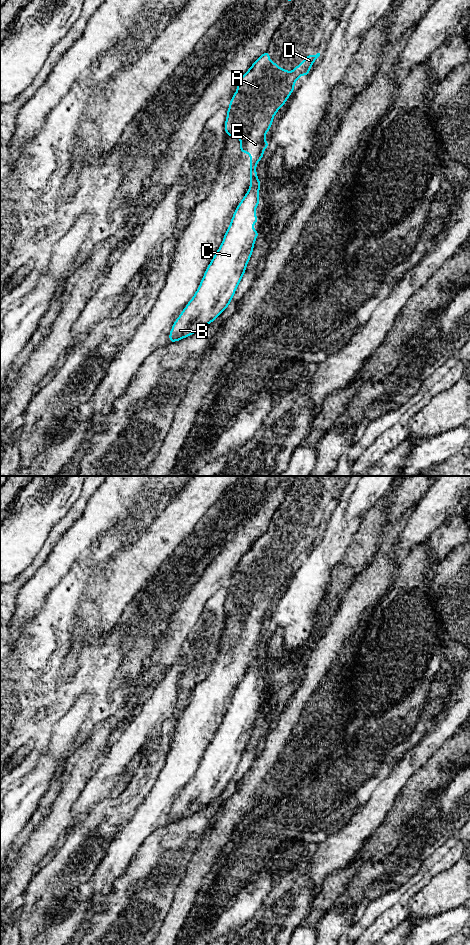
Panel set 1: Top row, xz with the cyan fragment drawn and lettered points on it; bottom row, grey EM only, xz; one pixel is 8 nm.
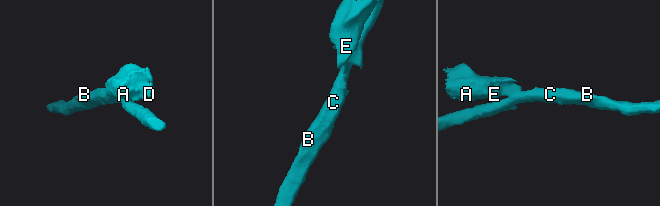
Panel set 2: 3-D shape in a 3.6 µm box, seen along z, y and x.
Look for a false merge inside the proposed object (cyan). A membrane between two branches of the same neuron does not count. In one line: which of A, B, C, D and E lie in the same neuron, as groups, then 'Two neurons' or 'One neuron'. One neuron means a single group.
Groups: A D E / B C. Two neurons

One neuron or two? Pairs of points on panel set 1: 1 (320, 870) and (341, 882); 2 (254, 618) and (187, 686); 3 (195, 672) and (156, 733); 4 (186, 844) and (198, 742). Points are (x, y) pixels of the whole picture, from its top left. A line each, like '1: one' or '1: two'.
1: two
2: two
3: two
4: two

